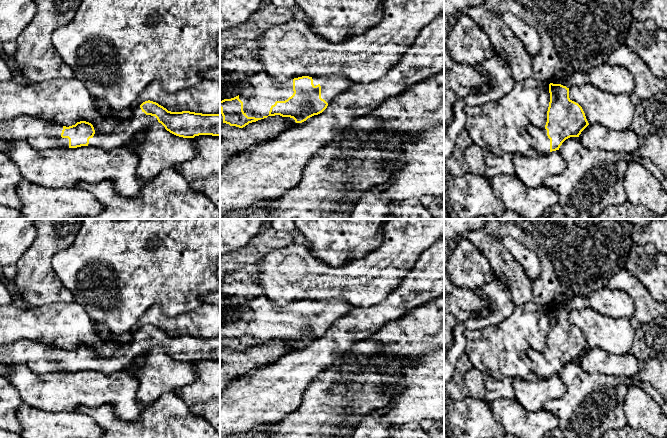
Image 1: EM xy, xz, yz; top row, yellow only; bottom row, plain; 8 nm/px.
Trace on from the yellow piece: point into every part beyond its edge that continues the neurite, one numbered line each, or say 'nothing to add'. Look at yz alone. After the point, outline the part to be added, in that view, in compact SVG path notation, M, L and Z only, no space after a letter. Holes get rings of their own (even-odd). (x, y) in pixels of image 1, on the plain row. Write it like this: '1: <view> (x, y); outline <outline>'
1: yz (540, 366); outline M529 349L527 355L531 360L531 372L539 378L550 377L550 363L547 360L547 354L545 351L541 353Z

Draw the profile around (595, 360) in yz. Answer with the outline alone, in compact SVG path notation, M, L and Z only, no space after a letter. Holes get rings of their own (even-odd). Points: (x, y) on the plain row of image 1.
M595 347L589 348L579 359L582 369L590 374L599 373L613 377L637 377L643 368L642 361L630 353L612 354Z

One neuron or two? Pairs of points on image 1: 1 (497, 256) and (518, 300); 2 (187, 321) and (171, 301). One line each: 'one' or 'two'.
1: one
2: two

